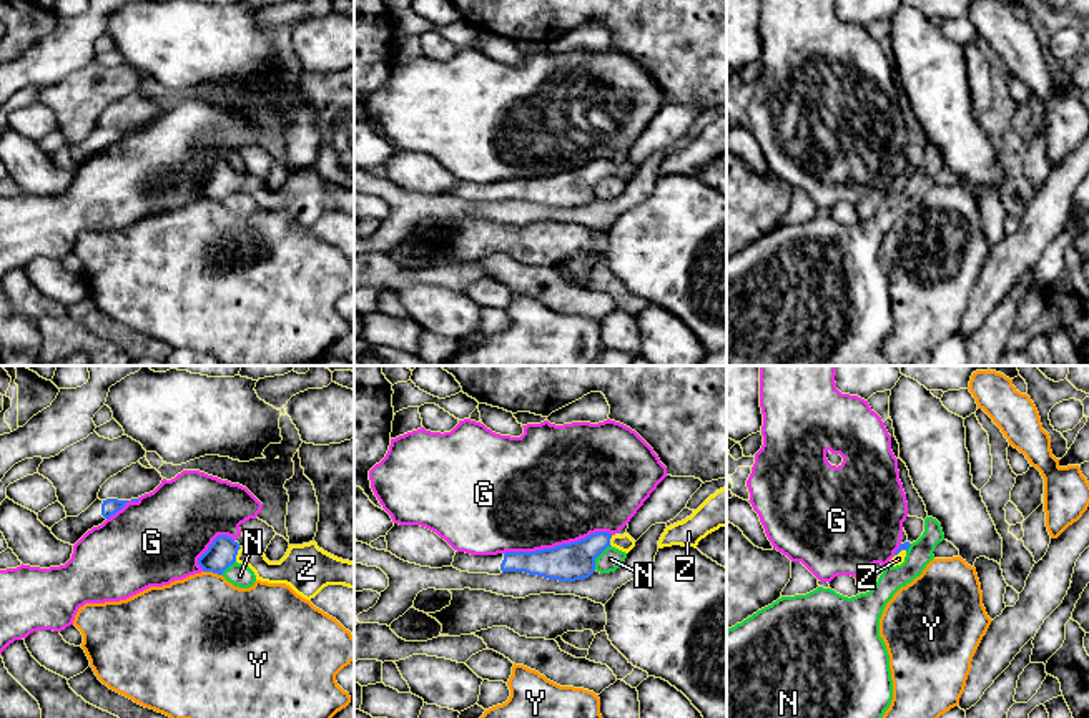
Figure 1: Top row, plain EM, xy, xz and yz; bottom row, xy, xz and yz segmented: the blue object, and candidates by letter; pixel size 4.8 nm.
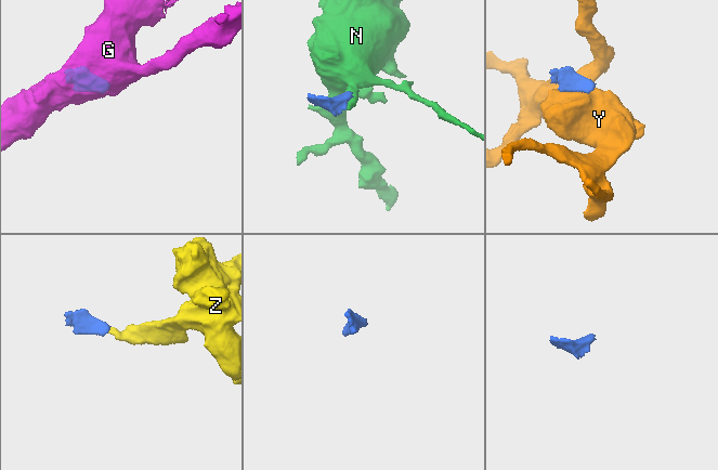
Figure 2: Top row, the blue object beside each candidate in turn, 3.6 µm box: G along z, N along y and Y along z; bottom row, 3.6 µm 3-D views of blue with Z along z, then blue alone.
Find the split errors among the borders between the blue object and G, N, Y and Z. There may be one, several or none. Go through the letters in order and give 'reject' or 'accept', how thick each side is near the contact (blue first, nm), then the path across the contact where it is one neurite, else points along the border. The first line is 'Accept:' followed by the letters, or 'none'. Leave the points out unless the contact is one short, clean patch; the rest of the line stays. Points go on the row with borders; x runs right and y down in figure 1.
Accept: Z
G: reject; calibres 190 and 500 nm
N: reject; calibres 190 and 110 nm; border xz (611, 545), (596, 559), (594, 569)
Y: reject; calibres 140 and 460 nm
Z: accept; calibres 140 and 120 nm; way xy (221, 554), (236, 554), (265, 570), (285, 570)

